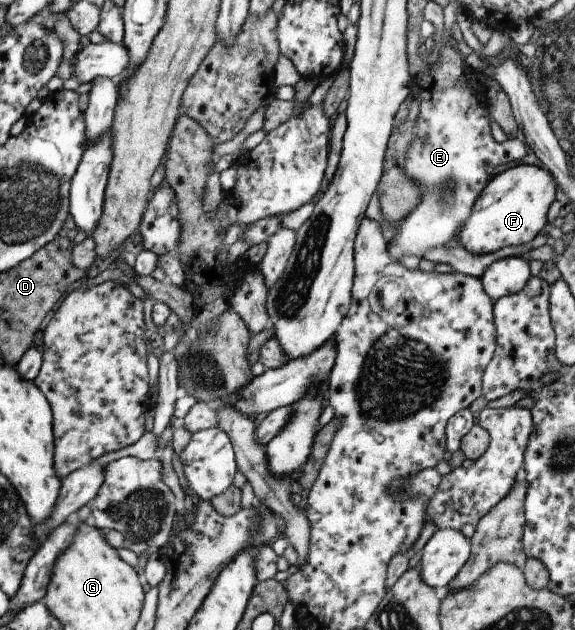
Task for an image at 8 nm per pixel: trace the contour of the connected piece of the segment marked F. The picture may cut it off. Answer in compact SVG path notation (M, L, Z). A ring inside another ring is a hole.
M517 164L494 175L475 199L455 242L473 255L525 245L545 226L547 209L555 201L555 187L557 185L551 173L533 164Z

